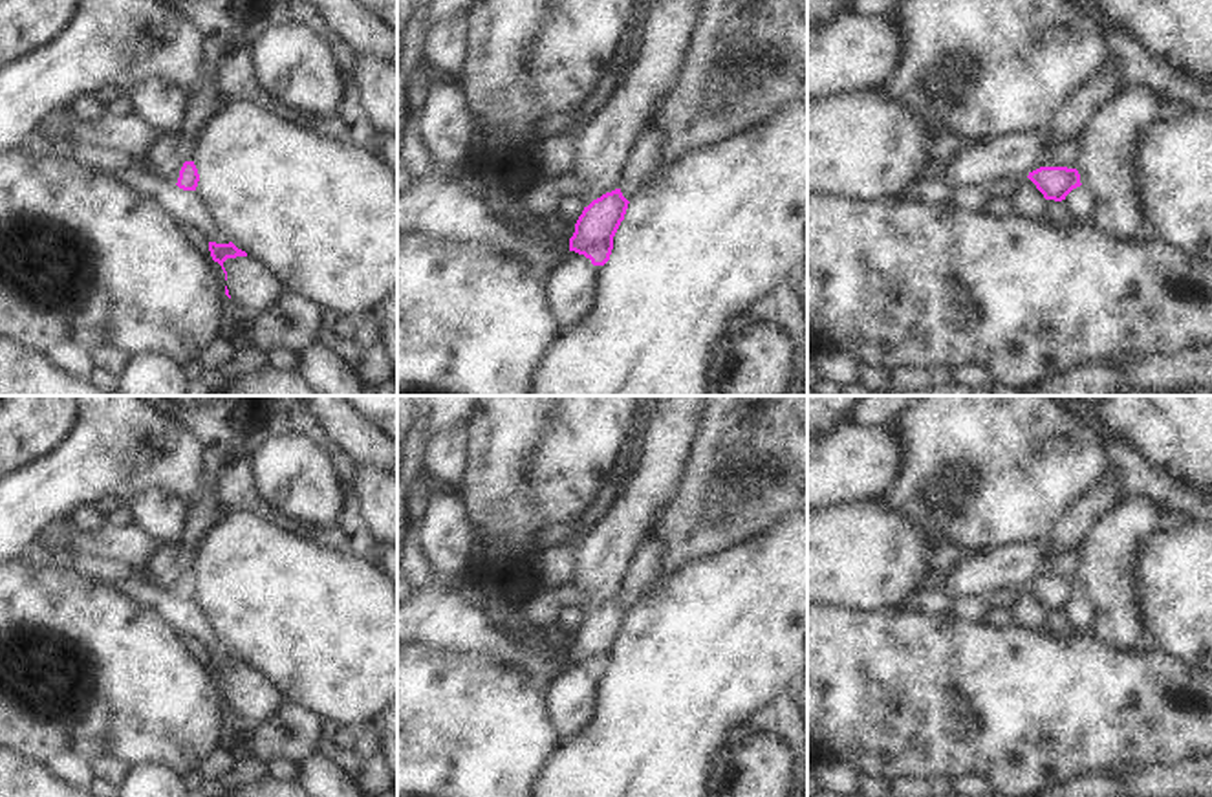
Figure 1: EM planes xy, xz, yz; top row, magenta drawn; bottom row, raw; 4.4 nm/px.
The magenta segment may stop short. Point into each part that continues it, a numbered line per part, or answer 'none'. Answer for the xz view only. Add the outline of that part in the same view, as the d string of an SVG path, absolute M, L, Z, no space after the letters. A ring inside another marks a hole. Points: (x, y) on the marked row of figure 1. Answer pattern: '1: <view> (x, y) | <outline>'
none

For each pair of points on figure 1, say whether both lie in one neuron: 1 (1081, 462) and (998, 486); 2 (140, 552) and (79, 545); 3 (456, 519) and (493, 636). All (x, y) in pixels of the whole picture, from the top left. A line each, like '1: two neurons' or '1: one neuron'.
1: one neuron
2: one neuron
3: one neuron

